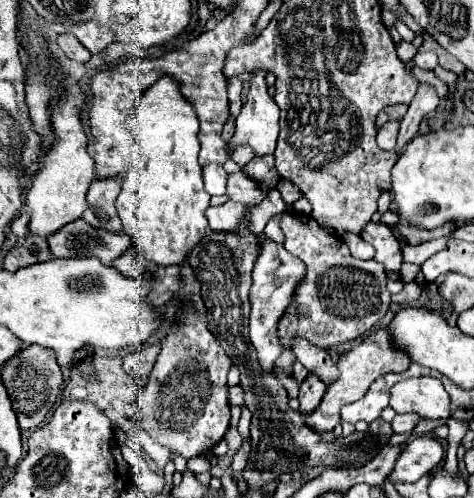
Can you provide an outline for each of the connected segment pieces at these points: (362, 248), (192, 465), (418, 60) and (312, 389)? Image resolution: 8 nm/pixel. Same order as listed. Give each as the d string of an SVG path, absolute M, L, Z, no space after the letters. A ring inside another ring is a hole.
M346 232L342 234L342 240L346 242L346 246L350 248L352 256L356 258L362 258L362 260L370 260L374 256L374 248L370 248L368 242L364 242L360 238L360 234L352 234L352 232Z
M194 456L194 458L188 458L188 468L190 468L194 474L200 474L200 472L210 470L210 462L208 462L208 458L204 458L204 456Z
M418 52L414 56L414 64L418 68L426 68L426 70L434 70L438 66L438 58L434 52Z
M310 372L308 378L304 378L300 382L300 396L298 396L298 400L300 400L300 412L302 414L312 412L320 404L324 392L326 392L326 384L314 372Z

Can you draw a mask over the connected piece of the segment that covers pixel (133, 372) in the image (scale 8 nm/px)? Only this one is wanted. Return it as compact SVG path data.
M146 344L146 346L136 348L134 352L126 354L122 366L132 378L136 378L138 382L146 382L158 352L160 352L160 344Z

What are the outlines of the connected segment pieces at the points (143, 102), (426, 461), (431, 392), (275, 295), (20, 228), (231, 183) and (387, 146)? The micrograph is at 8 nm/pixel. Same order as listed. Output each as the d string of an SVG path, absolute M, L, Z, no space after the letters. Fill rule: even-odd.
M166 74L138 100L128 126L136 142L136 154L116 200L124 232L134 238L134 246L146 260L162 266L180 264L208 228L206 208L210 206L210 194L204 188L198 162L198 116L192 102L180 92L180 82Z
M414 436L408 440L402 450L394 472L390 474L390 482L416 482L420 476L430 474L440 466L444 456L444 446L440 438L434 436Z
M438 378L402 380L390 390L390 406L398 412L418 412L422 418L448 418L450 398Z
M264 240L260 256L252 270L252 288L250 288L250 304L252 304L250 340L258 352L258 362L264 372L272 372L274 362L286 350L278 336L278 324L286 314L286 310L290 308L294 300L294 292L302 284L304 274L306 274L306 264L300 258L286 252L282 244L276 244L274 240Z
M22 212L18 218L12 220L10 228L12 228L12 232L14 232L18 238L24 238L24 236L28 234L28 222L30 222L30 216L28 216L26 212Z
M234 172L228 176L228 192L226 194L234 202L258 204L266 196L266 190L258 190L258 184L252 182L246 174Z
M388 120L388 122L378 130L378 136L376 136L378 146L384 148L384 150L394 150L398 132L400 132L400 120Z

